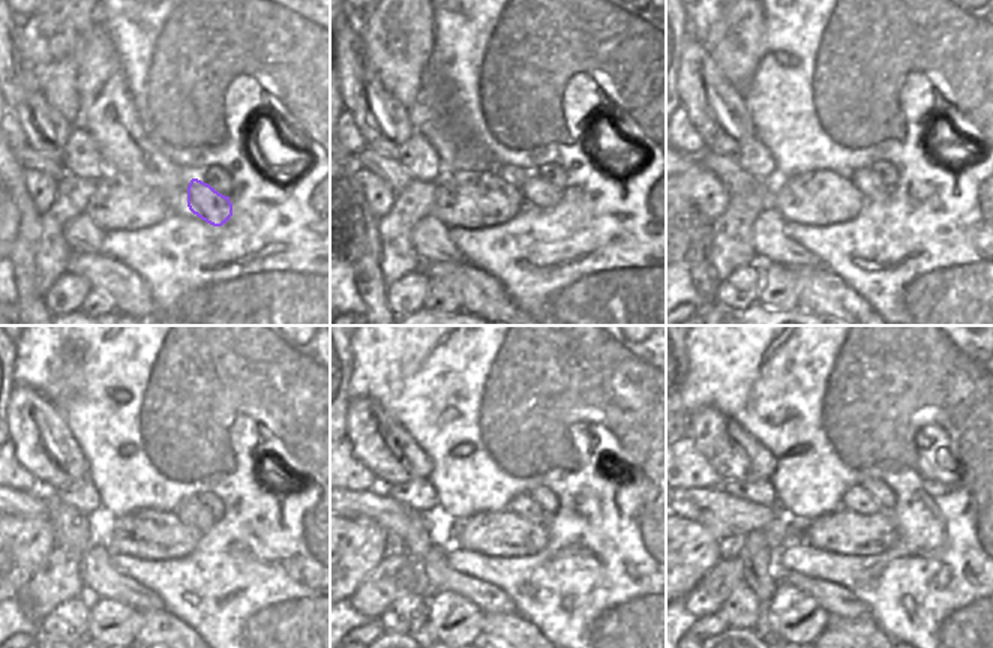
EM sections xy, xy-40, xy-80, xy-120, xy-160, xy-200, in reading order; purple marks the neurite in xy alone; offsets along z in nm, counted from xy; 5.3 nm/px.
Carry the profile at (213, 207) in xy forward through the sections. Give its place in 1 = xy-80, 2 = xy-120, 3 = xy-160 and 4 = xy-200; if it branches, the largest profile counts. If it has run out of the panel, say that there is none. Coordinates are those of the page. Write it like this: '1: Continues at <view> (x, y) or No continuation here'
1: Continues at xy-80 (867, 182)
2: Continues at xy-120 (191, 512)
3: Continues at xy-160 (524, 506)
4: Continues at xy-200 (858, 500)

